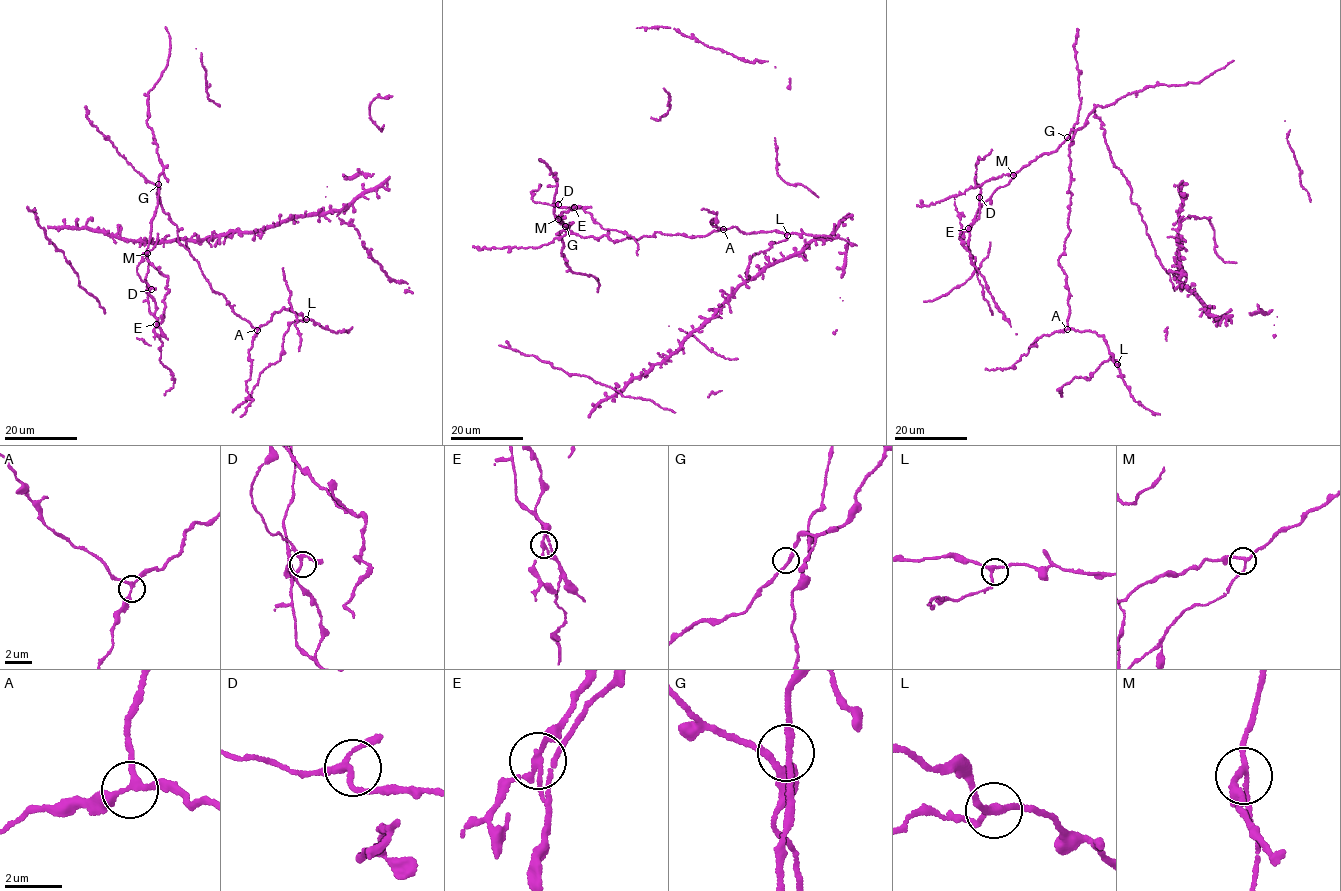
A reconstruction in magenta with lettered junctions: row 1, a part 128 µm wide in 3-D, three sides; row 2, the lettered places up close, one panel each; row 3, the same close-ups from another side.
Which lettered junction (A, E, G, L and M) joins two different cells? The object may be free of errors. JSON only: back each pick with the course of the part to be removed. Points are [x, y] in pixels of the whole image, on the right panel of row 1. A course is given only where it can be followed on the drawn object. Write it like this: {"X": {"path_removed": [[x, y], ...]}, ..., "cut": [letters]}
{"E": {"path_removed": [[968, 228], [978, 218], [980, 209], [976, 164], [979, 157], [983, 159], [992, 149]]}, "cut": ["E"]}

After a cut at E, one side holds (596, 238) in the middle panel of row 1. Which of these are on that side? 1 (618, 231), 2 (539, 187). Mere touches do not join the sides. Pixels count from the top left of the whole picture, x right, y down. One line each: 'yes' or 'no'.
1: no
2: no

